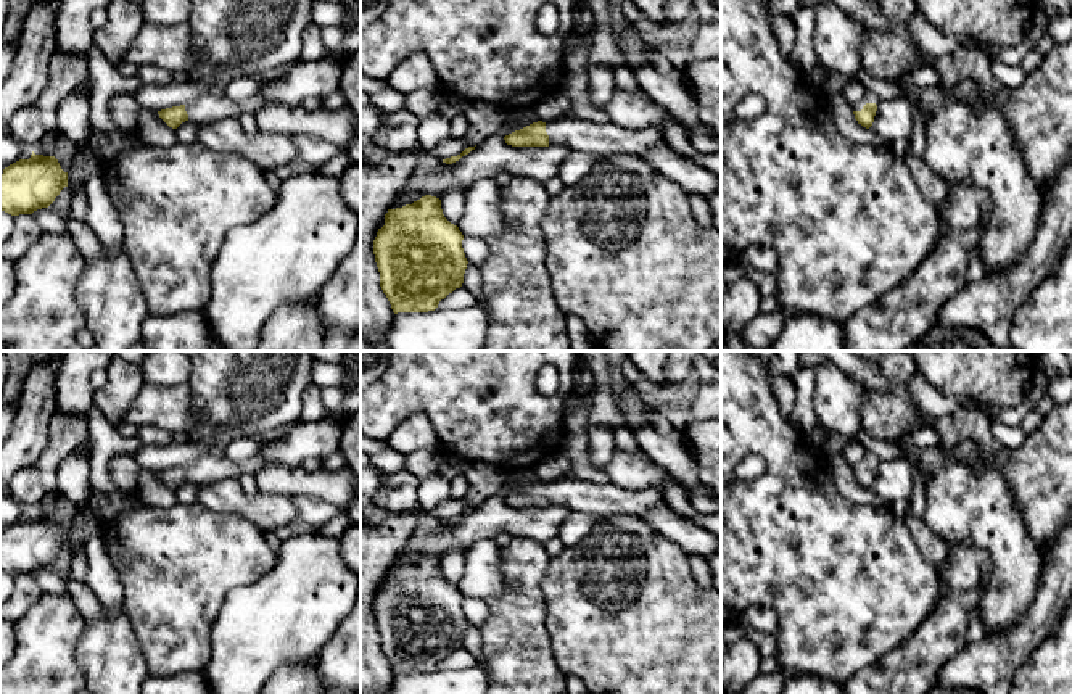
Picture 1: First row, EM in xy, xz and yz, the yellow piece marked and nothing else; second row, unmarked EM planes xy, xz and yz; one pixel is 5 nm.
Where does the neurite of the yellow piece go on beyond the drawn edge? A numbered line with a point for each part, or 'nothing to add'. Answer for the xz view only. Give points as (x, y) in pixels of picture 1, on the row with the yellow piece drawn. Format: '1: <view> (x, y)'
1: xz (583, 136)

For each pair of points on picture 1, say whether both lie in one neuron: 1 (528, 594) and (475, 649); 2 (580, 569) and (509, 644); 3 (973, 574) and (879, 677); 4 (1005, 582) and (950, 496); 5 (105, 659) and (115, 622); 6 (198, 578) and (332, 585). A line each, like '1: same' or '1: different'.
1: different
2: different
3: same
4: same
5: same
6: different

